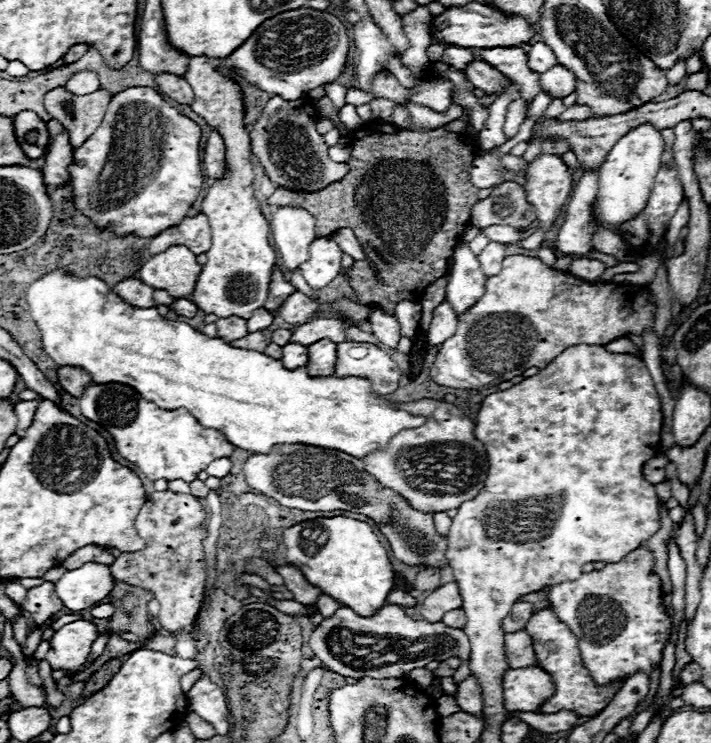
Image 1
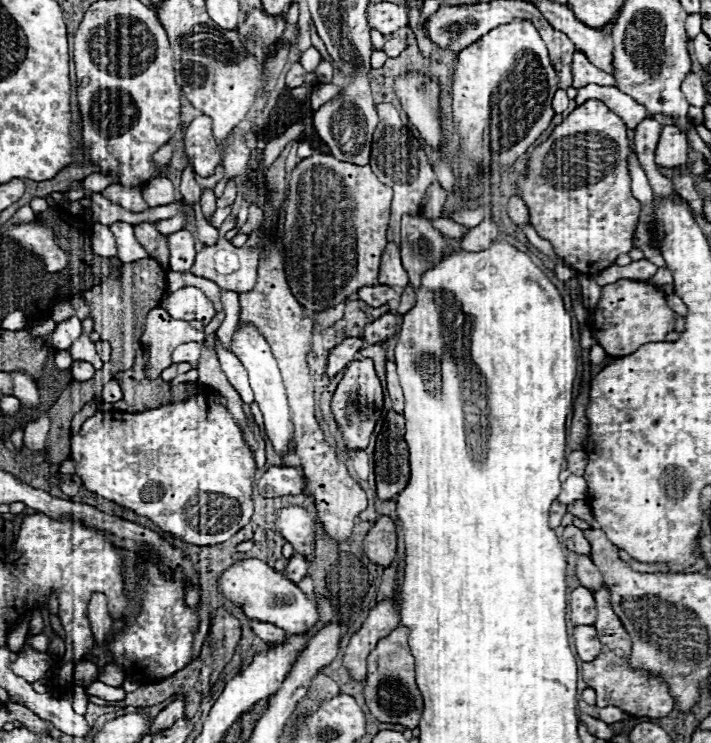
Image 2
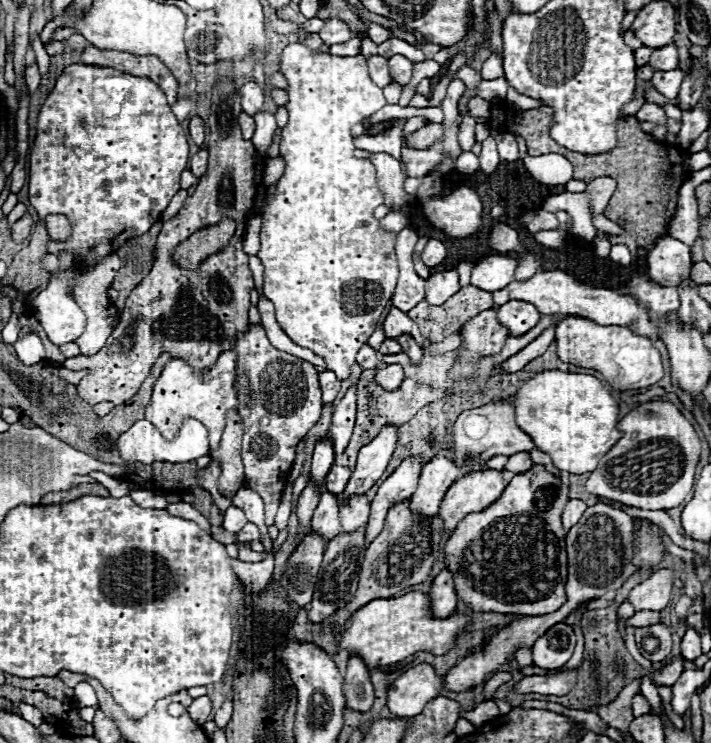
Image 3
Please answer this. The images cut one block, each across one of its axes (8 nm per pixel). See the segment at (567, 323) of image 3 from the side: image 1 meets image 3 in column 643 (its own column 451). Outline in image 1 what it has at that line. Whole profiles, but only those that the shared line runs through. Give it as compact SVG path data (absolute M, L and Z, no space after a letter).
M508 256L500 274L490 276L484 296L458 316L458 330L444 344L440 344L436 360L430 366L430 378L440 386L460 390L482 390L496 386L514 376L522 376L524 370L536 366L546 368L558 354L576 344L604 346L622 336L642 336L654 328L656 300L644 286L630 284L592 284L582 278L574 278L570 272L548 268L532 256Z

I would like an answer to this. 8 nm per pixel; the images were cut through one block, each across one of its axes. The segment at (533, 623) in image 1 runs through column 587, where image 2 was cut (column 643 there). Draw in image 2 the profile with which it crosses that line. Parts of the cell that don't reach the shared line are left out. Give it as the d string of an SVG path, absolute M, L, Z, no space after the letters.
M600 588L598 592L594 592L594 600L596 600L596 610L598 610L598 620L594 628L598 630L604 646L596 660L582 664L582 678L590 688L596 690L596 706L598 708L616 706L632 716L648 716L648 718L668 716L674 708L674 698L668 692L668 684L664 682L662 676L652 676L646 670L634 670L630 666L632 642L620 618L612 612L608 590Z

